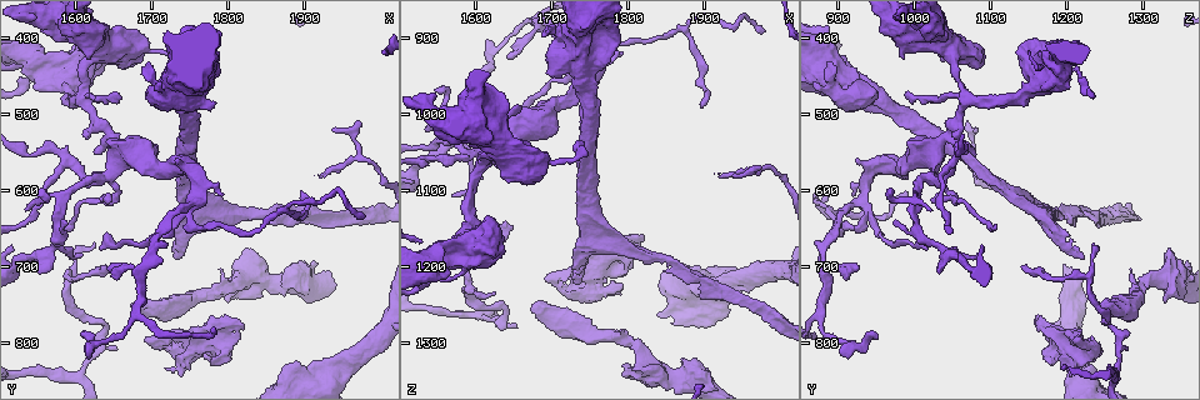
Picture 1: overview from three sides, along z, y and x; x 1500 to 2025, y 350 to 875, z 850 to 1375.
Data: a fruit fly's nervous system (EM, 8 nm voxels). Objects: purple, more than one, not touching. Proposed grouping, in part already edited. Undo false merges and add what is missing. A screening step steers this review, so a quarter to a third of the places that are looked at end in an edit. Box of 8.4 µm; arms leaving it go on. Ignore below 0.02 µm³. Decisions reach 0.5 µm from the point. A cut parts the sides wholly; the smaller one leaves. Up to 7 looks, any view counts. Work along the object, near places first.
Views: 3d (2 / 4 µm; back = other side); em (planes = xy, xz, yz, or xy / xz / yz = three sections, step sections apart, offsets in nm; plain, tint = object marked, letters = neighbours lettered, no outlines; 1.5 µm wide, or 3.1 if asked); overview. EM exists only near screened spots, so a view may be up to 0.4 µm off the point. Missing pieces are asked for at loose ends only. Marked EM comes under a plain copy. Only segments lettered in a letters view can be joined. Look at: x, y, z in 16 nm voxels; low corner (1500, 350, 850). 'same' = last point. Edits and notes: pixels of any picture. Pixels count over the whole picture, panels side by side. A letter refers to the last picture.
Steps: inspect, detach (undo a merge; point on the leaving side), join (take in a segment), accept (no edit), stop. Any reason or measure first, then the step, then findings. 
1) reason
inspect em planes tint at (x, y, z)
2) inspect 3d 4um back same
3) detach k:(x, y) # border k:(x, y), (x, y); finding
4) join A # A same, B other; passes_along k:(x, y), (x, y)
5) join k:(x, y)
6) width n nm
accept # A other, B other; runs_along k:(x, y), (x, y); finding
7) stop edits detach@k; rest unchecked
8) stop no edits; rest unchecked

an open end
inspect 3d 2um at (1730, 685, 1220)

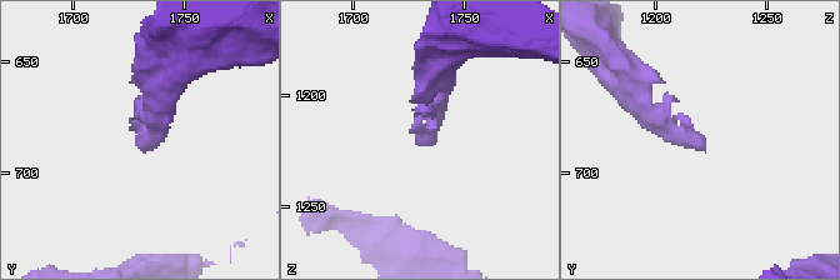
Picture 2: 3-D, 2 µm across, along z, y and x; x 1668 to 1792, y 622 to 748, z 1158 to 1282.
inspect em planes tint at (1729, 688, 1224)

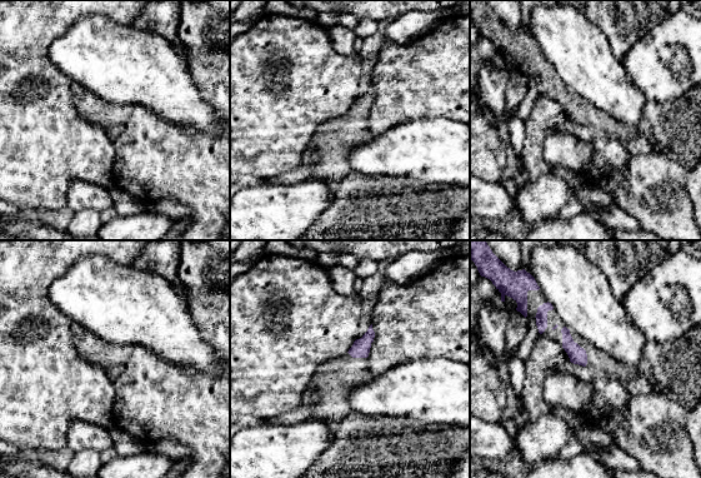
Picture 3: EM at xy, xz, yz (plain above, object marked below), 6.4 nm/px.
inspect em planes letters same

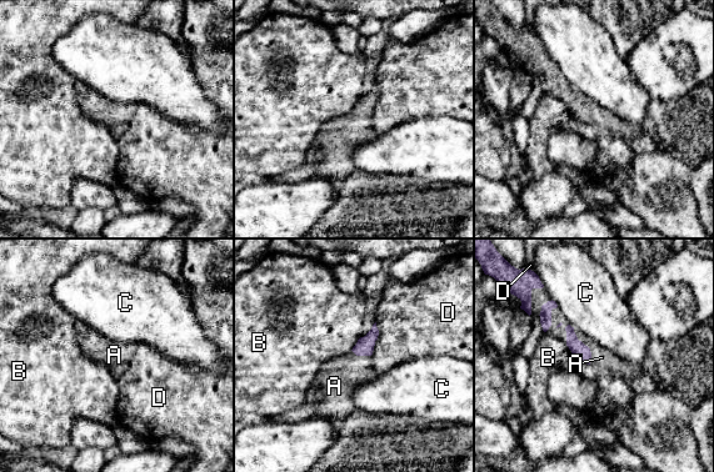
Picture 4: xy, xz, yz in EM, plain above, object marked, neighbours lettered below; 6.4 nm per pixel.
join A # A same, B other, C other, D other; passes_along 4:(582, 354), (587, 346), (602, 357); it goes on there

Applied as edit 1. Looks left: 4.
inspect overview

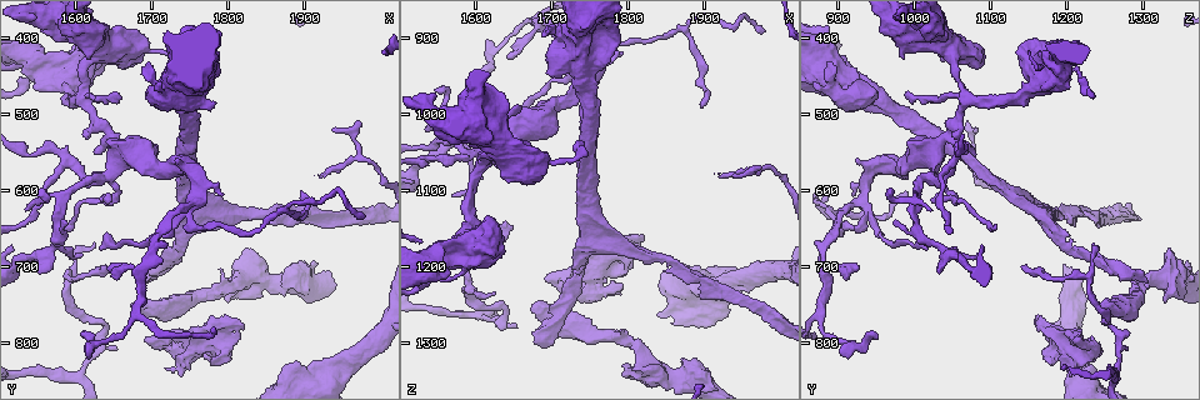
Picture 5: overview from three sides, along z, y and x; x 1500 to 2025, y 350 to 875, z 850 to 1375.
thin end
inspect 3d 4um at (1610, 685, 1085)

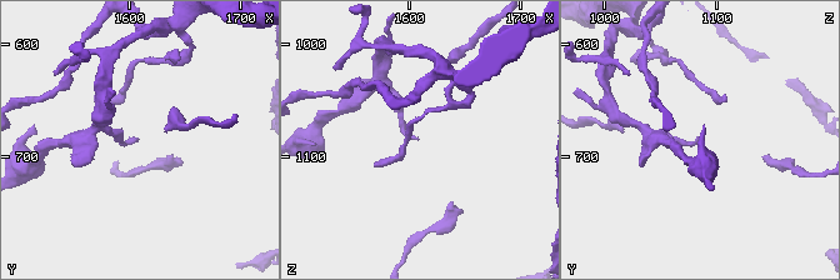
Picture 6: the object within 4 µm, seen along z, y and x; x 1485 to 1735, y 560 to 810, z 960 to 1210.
inspect em yz step 8 letters at (1608, 686, 1082)

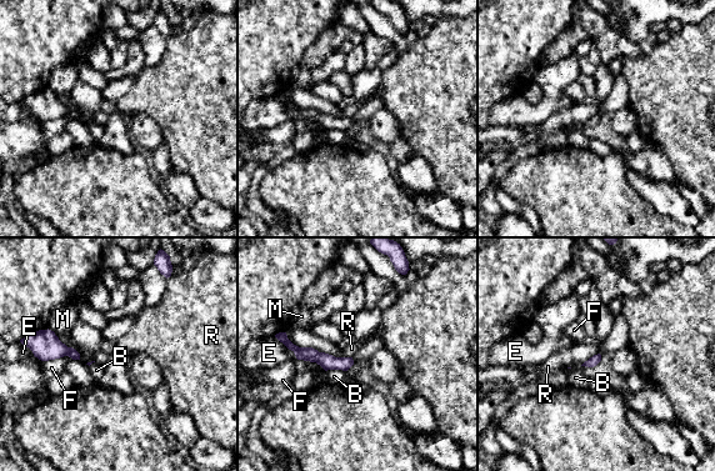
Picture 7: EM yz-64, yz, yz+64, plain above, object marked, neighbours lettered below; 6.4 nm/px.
another direction
inspect em planes letters same

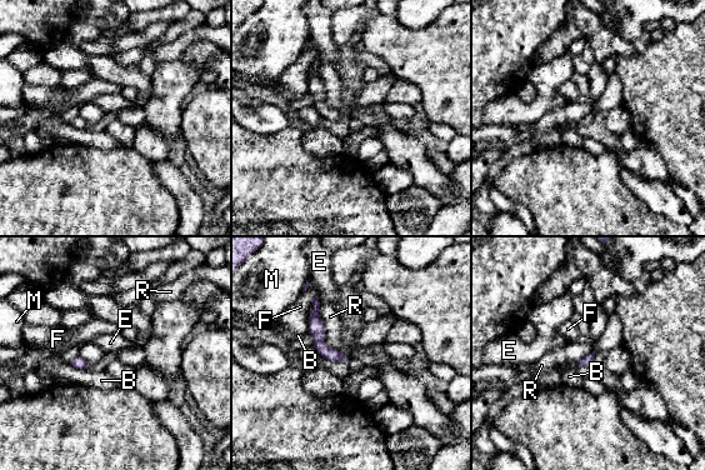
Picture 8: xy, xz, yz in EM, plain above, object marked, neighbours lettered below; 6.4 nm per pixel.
accept # B other, E other, F other, M other, R other; runs_along 8:(315, 311), (319, 343), (340, 356); no lettered segment goes on from it

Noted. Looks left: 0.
stop edits join@4; rest unchecked

